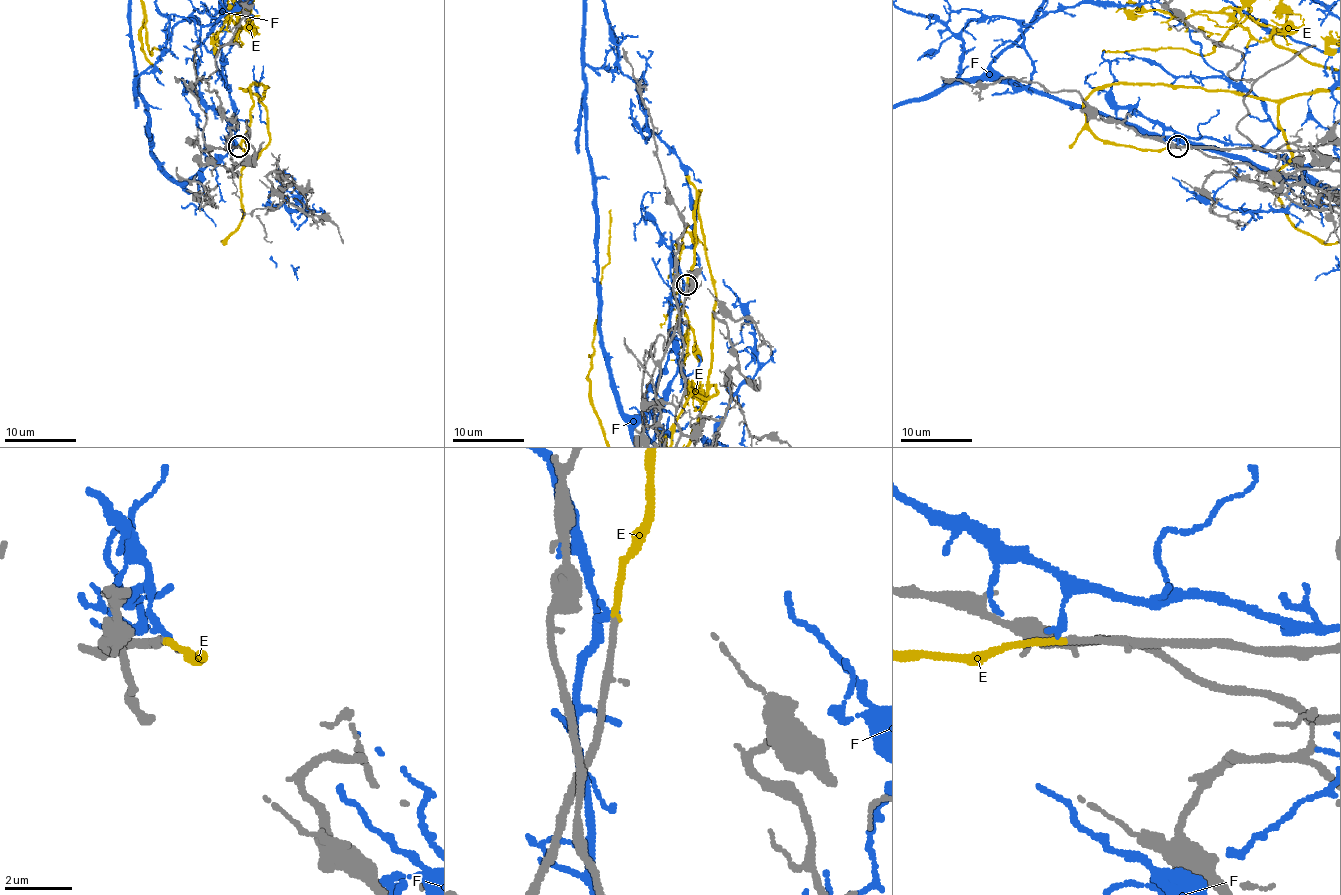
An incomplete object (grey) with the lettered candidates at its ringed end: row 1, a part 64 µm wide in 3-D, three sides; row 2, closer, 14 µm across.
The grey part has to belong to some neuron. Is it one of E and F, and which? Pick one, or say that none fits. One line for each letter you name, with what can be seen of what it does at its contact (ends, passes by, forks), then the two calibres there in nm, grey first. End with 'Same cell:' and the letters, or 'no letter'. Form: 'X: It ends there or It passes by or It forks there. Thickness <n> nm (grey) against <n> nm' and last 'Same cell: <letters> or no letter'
E: It ends there. Thickness 200 nm (grey) against 190 nm
Same cell: E

